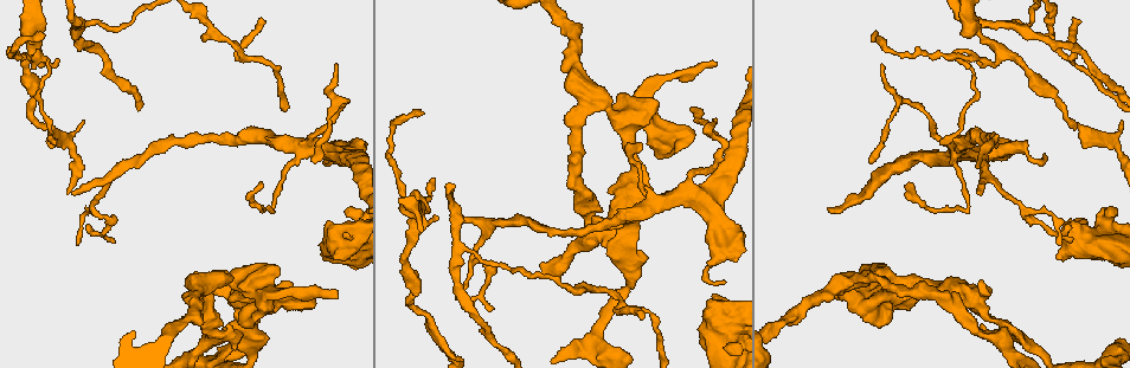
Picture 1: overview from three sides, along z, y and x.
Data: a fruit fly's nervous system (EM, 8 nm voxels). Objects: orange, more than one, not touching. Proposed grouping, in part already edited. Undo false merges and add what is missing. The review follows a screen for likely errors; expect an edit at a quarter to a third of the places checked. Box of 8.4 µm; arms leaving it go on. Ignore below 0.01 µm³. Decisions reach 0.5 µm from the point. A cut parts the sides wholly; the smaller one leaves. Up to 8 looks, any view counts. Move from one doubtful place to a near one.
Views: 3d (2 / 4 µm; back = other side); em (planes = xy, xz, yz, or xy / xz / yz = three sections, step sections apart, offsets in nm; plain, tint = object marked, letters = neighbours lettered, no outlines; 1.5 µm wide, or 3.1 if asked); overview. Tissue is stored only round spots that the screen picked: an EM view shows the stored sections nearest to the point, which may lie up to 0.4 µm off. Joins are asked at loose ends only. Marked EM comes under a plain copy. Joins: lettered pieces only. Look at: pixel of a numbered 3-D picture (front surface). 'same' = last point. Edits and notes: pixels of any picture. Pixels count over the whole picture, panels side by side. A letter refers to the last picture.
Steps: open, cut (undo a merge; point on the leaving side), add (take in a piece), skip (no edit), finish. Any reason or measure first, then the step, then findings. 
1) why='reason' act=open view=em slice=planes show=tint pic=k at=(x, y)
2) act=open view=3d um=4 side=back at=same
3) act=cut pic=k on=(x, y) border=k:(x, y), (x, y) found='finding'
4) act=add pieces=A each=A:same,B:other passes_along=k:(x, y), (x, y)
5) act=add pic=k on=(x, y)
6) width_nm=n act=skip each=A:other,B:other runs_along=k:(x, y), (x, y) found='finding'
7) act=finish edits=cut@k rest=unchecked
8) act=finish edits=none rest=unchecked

why='free end' act=open view=3d um=4 pic=1 at=(906, 185)

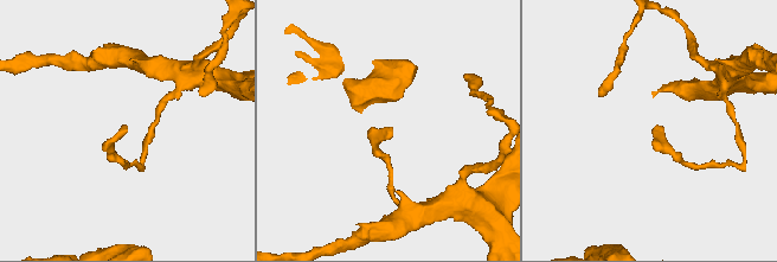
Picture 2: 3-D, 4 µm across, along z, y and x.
act=open view=em slice=xz step=4 show=letters pic=2 at=(654, 131)

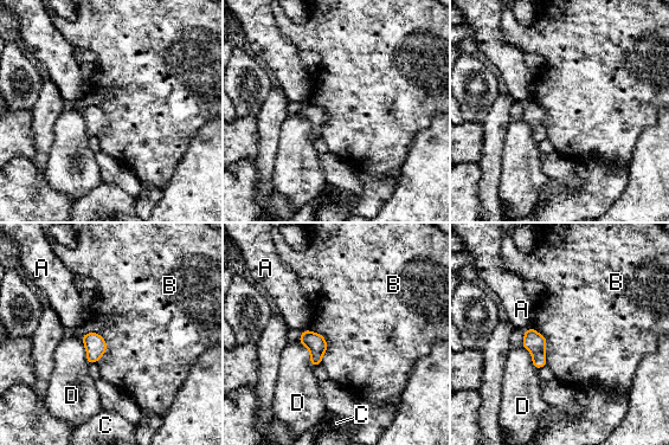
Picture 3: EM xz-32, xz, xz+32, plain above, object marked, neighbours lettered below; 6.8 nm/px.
longest_contact=B:280nm act=skip each=A:other,B:other,C:other,D:other border=3:(533, 327), (545, 337), (547, 365) found='none of them fits'

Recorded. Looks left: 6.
why='sharp bend' act=open view=em slice=planes show=letters pic=1 at=(672, 144)

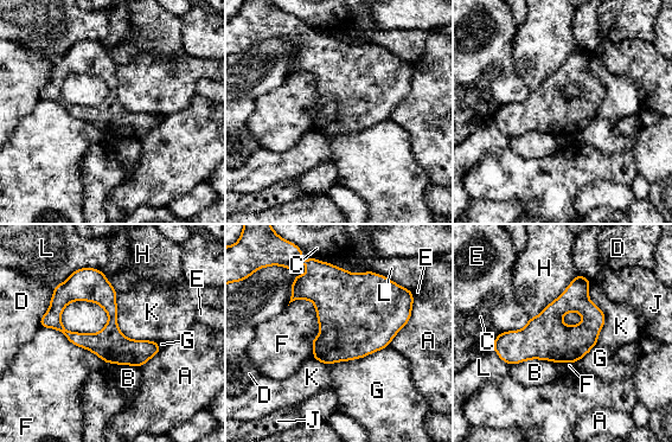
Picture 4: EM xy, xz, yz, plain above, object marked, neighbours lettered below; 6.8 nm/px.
longest_contact=L:550nm act=skip each=A:other,B:other,C:other,D:other,E:other,F:other,G:other,H:other,J:other,K:other,L:other found='continuous, no second neuron'

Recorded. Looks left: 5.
why='stops while still wide' act=open view=3d um=2 pic=1 at=(1056, 256)

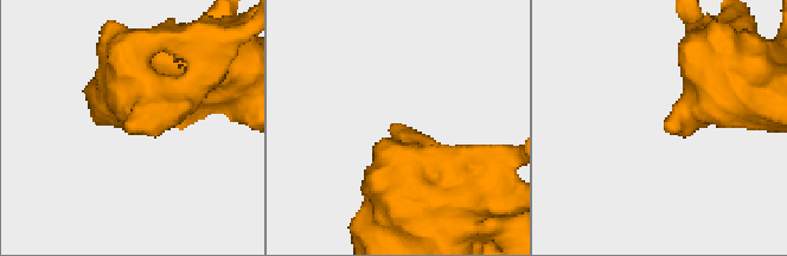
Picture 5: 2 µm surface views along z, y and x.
why='shape alone is not enough' act=open view=em slice=xy step=8 show=letters pic=5 at=(129, 131)

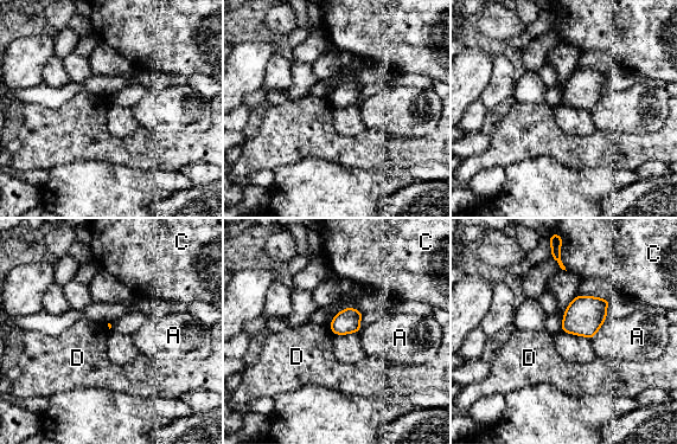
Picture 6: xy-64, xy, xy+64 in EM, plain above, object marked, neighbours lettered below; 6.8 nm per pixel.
act=open view=em slice=planes show=letters at=same

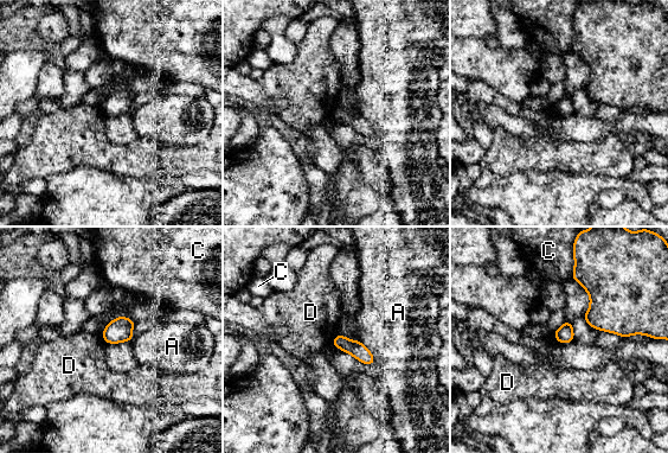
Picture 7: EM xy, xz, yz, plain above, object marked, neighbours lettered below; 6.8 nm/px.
act=skip each=A:other,C:other,D:other border=7:(101, 333), (107, 343) found='no lettered piece goes on from it'

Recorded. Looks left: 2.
act=finish edits=none rest=unchecked

